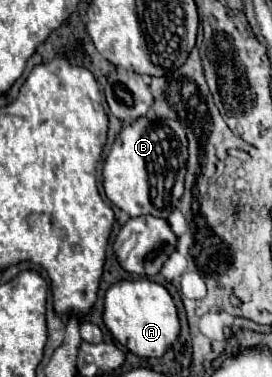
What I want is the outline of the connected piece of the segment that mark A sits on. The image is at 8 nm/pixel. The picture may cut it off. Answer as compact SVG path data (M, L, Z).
M124 279L104 295L104 325L114 339L138 357L162 357L180 333L178 307L166 287L152 279Z

